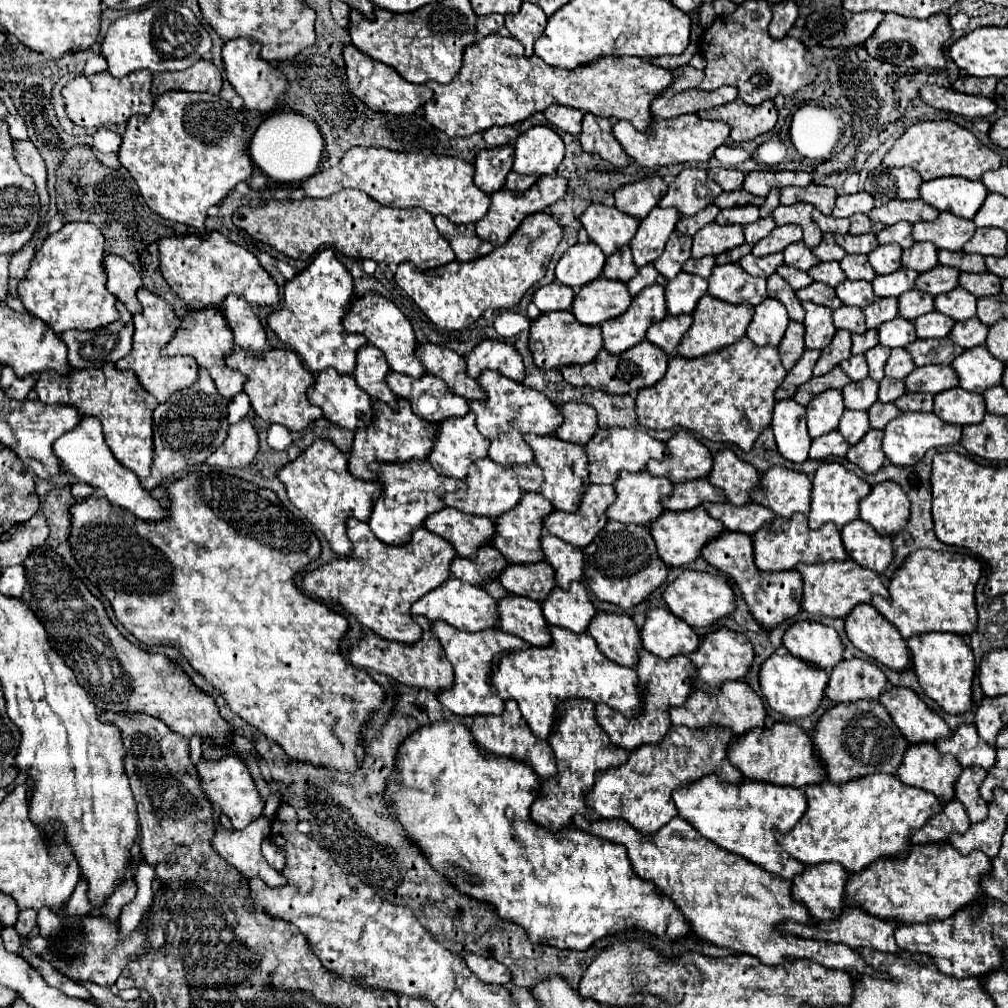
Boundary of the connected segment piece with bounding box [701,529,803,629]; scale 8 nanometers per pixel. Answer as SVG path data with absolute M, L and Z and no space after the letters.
M723 531L719 537L715 537L715 541L709 541L703 547L701 557L713 565L715 569L719 569L721 573L729 575L735 579L737 587L743 593L743 599L747 603L749 613L755 617L755 621L763 627L763 629L773 629L775 625L783 623L785 619L797 615L801 611L799 601L801 601L801 593L803 593L803 579L799 577L799 571L791 569L791 571L779 571L779 573L763 573L759 569L755 569L753 563L753 541L747 533L735 533L735 531Z

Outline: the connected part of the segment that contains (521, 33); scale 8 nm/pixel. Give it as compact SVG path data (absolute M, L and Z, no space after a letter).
M523 3L519 13L505 17L505 27L515 39L523 43L525 57L533 57L533 45L543 35L545 21L545 13L535 3Z

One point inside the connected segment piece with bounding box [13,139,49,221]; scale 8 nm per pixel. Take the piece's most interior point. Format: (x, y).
(28, 157)

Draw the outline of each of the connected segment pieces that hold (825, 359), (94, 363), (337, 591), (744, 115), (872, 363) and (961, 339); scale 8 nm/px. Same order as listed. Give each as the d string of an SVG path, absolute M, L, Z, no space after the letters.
M837 331L833 341L821 351L821 357L819 357L813 373L823 375L823 373L831 371L833 367L837 367L847 357L851 357L851 333Z
M121 305L121 319L109 323L95 331L65 331L59 335L61 341L67 345L69 351L69 365L73 369L83 367L103 367L105 363L115 363L117 359L125 357L131 351L131 337L133 337L133 319L125 305Z
M351 517L347 519L347 535L349 541L353 543L353 553L347 557L335 557L333 561L321 565L317 571L309 571L303 577L303 587L309 593L321 597L325 603L339 603L343 609L353 613L363 627L375 631L379 637L385 637L389 641L401 641L401 643L419 641L421 627L411 619L411 605L449 577L451 559L457 555L453 545L429 533L425 527L415 529L415 533L405 545L385 545L371 533L371 529L367 529L365 521L351 519Z
M735 99L733 103L725 103L721 107L713 107L707 111L697 113L703 119L711 121L723 121L731 127L731 139L733 141L751 141L761 133L767 133L777 123L777 109L773 101L763 101L763 105L751 107L741 99Z
M877 345L877 347L869 349L865 353L865 357L867 357L867 365L869 365L869 377L875 381L881 381L885 377L883 367L885 367L885 361L889 357L889 349L883 345Z
M971 317L967 321L961 321L957 323L951 333L949 333L949 339L955 341L955 345L961 345L961 347L977 347L977 345L985 345L987 341L987 333L989 333L989 327L983 325L977 317Z

